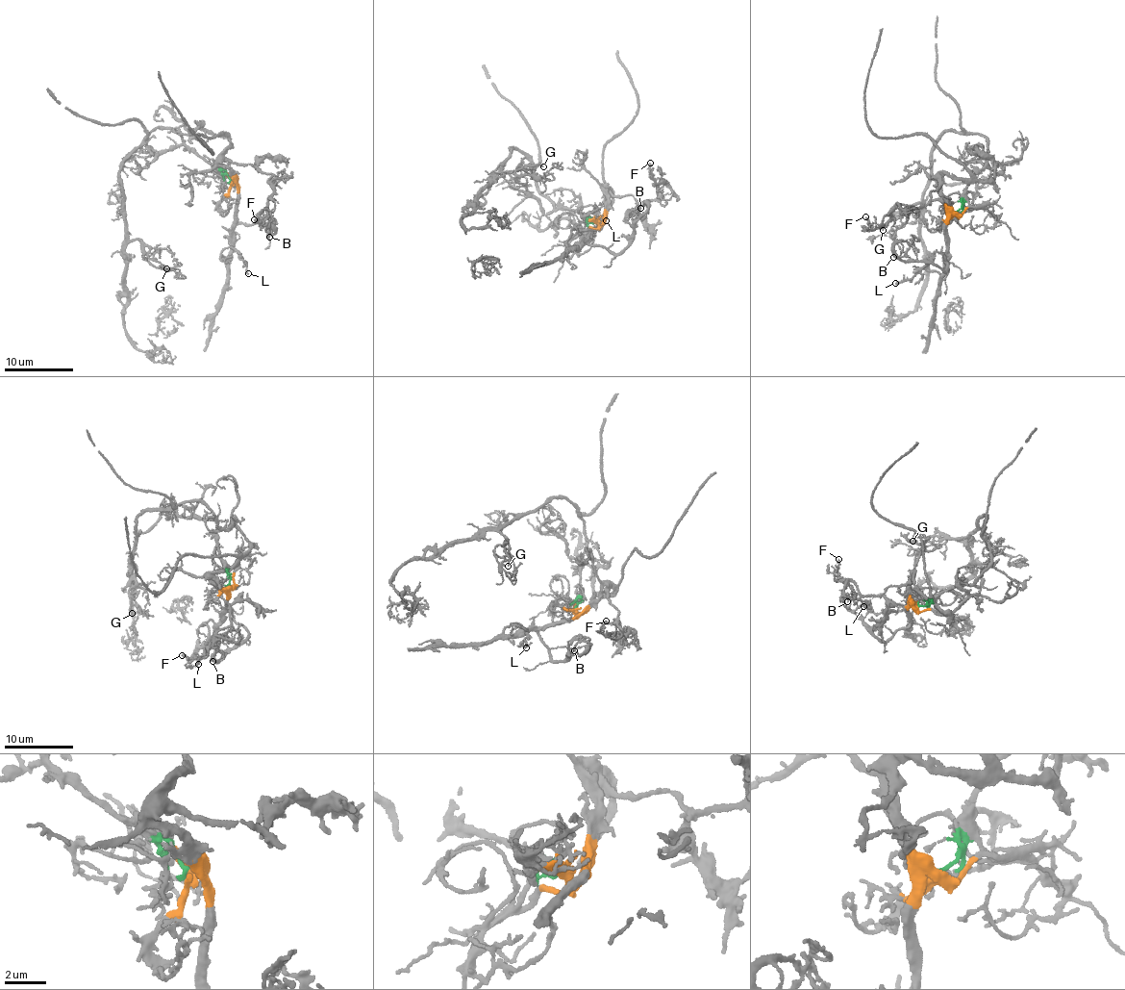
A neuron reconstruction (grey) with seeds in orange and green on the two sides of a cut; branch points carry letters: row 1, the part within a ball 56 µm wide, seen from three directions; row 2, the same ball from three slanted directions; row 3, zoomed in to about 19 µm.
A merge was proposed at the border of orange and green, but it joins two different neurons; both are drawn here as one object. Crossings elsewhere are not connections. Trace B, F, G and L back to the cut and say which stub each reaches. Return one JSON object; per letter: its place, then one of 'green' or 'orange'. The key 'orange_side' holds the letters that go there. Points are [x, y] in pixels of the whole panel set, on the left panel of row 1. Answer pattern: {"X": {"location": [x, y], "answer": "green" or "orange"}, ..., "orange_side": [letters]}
{"B": {"location": [269, 237], "answer": "orange"}, "F": {"location": [254, 219], "answer": "orange"}, "G": {"location": [166, 268], "answer": "green"}, "L": {"location": [248, 273], "answer": "orange"}, "orange_side": ["B", "F", "L"]}

